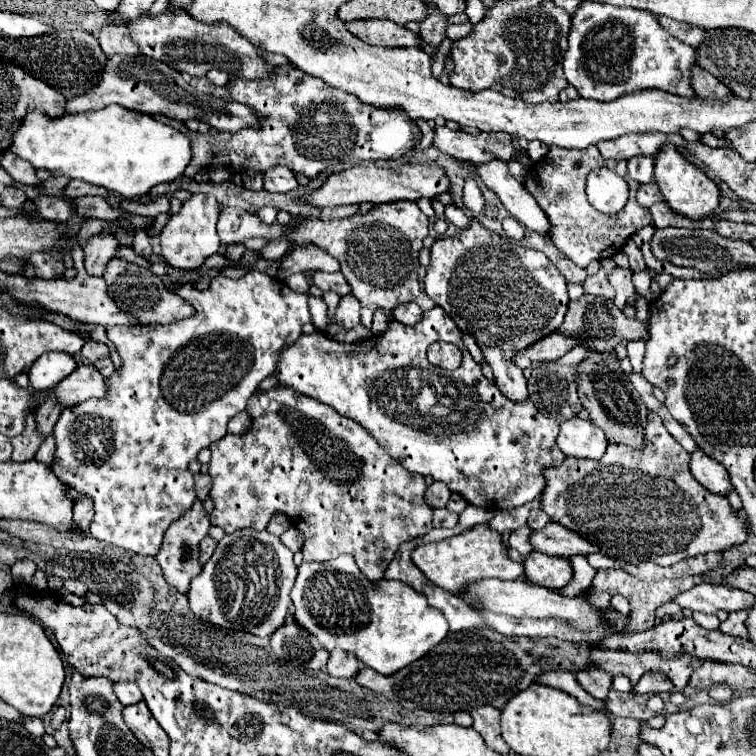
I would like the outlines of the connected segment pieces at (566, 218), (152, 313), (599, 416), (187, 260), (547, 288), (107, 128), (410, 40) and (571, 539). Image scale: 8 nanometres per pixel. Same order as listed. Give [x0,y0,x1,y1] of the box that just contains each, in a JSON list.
[[525,146,651,268],[103,258,193,324],[577,352,647,448],[161,194,221,270],[425,222,569,402],[7,104,191,198],[345,20,423,46],[529,522,597,558]]

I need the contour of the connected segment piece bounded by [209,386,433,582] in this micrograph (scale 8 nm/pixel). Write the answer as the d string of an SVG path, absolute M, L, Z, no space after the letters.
M277 386L277 388L271 388L271 390L263 390L263 392L255 392L255 396L251 396L251 400L247 402L247 412L253 420L249 432L245 432L243 436L223 436L219 442L213 442L209 446L211 450L211 462L209 462L209 474L211 474L211 480L213 480L213 486L211 486L211 498L215 502L215 510L211 512L211 524L215 526L221 526L227 534L235 532L237 528L255 528L255 530L265 530L269 518L275 514L275 512L283 512L291 518L291 522L295 524L295 528L301 530L303 538L305 538L305 546L303 546L303 558L305 560L331 560L331 558L337 558L339 554L353 554L357 566L361 568L361 572L369 578L369 580L379 580L383 578L383 572L387 568L387 564L391 562L391 556L395 556L397 548L401 542L405 540L411 540L415 536L423 536L427 534L431 528L433 528L433 508L425 502L425 478L419 476L419 474L413 474L409 472L407 468L403 468L397 460L393 460L385 448L379 446L379 442L375 438L369 436L369 432L359 426L355 420L347 418L347 416L341 416L337 414L331 406L327 404L321 404L309 396L303 396L299 392L295 392L293 388L287 388L287 386Z

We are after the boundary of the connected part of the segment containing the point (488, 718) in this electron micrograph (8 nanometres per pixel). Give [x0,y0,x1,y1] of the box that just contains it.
[471,708,511,754]

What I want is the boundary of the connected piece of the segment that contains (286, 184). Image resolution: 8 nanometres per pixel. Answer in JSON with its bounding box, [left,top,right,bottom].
[263,166,297,192]

